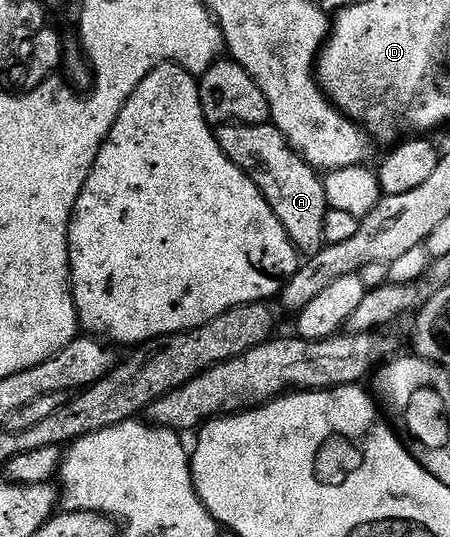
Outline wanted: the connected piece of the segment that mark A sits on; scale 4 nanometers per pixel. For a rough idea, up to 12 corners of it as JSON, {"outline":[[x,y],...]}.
{"outline":[[270,123],[221,125],[297,252],[323,250],[323,177]]}

